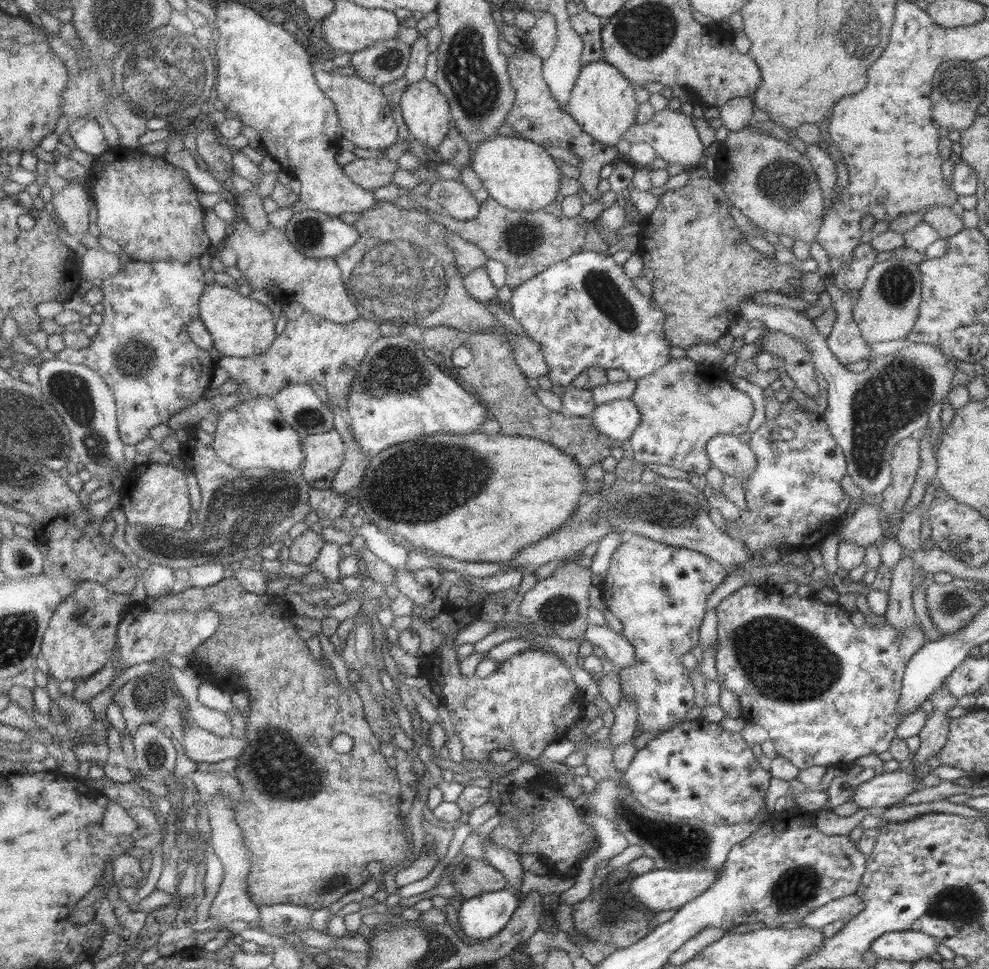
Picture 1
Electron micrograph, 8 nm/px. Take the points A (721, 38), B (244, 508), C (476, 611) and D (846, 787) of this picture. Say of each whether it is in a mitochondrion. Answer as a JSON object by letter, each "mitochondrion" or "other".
{"A":"other","B":"mitochondrion","C":"other","D":"other"}

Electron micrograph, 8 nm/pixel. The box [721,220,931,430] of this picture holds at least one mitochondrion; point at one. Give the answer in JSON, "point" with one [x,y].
{"point":[896,284]}

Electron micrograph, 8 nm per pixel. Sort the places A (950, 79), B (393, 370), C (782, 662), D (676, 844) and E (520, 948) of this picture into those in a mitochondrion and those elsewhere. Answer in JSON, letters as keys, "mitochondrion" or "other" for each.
{"A":"mitochondrion","B":"mitochondrion","C":"mitochondrion","D":"mitochondrion","E":"other"}

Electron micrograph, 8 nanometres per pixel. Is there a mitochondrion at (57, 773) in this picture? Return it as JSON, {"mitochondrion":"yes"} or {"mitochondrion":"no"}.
{"mitochondrion":"no"}

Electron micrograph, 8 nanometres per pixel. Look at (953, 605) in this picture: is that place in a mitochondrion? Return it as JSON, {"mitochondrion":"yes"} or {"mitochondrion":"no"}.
{"mitochondrion":"yes"}

